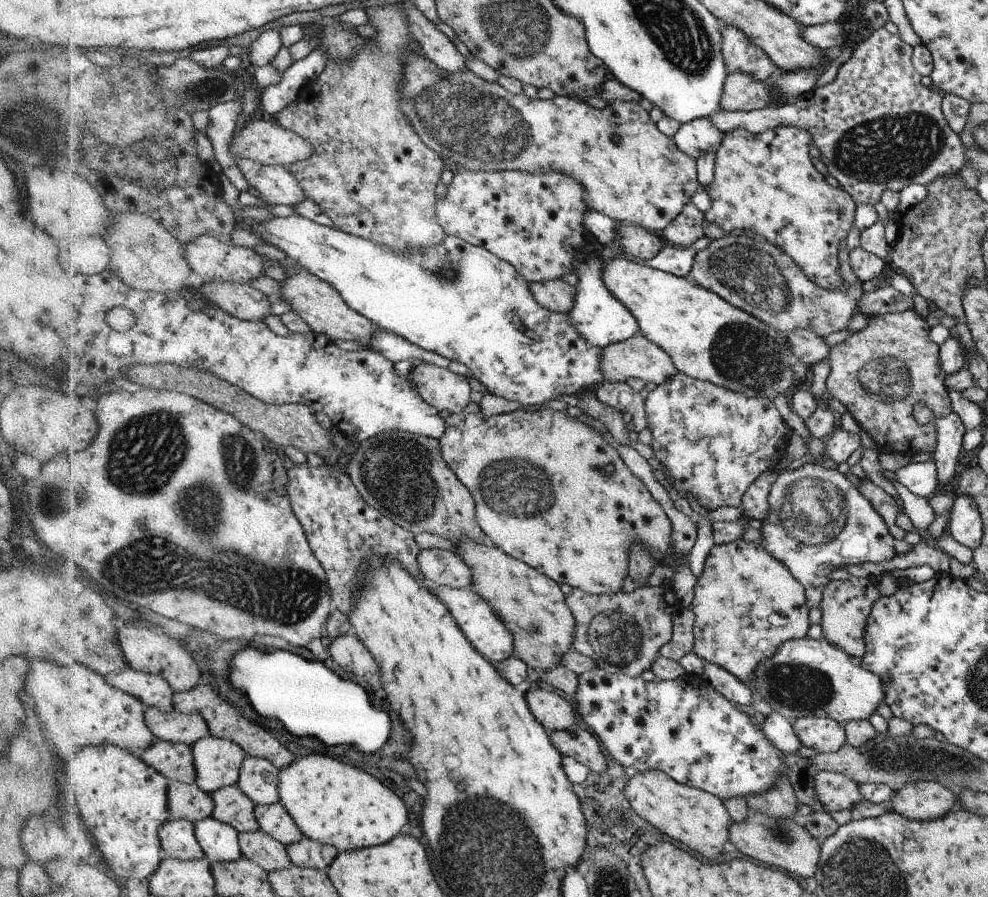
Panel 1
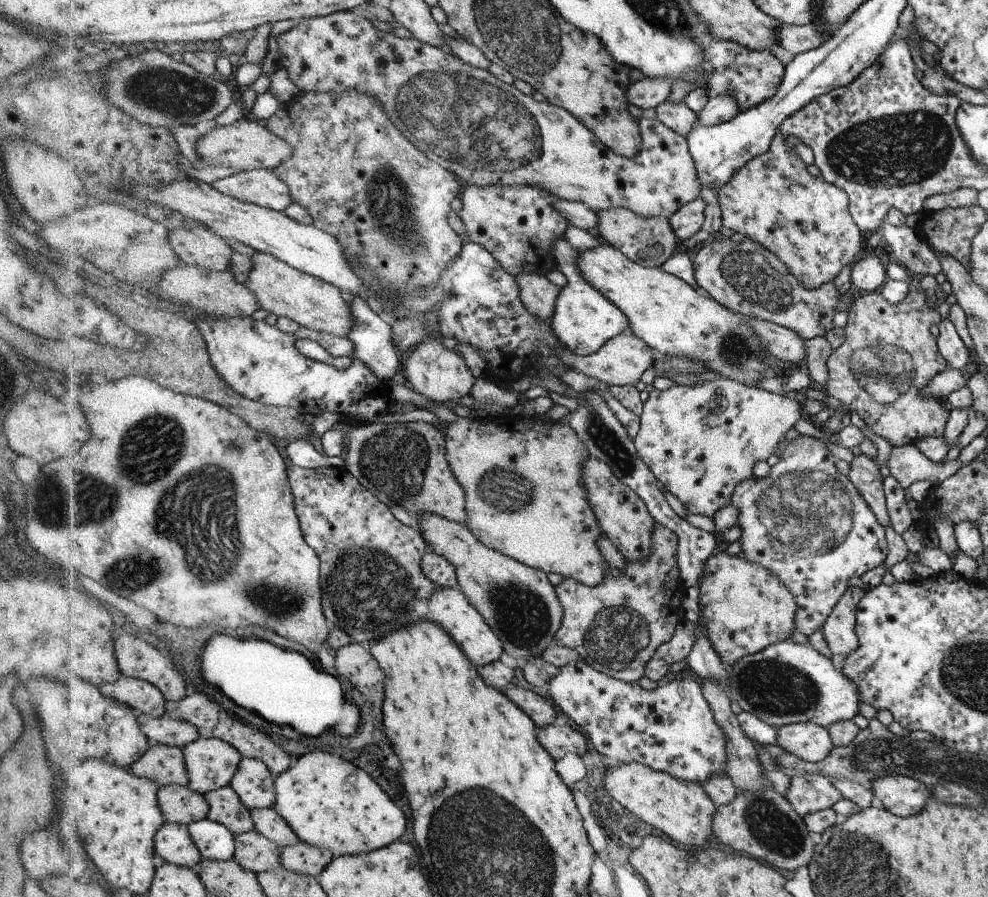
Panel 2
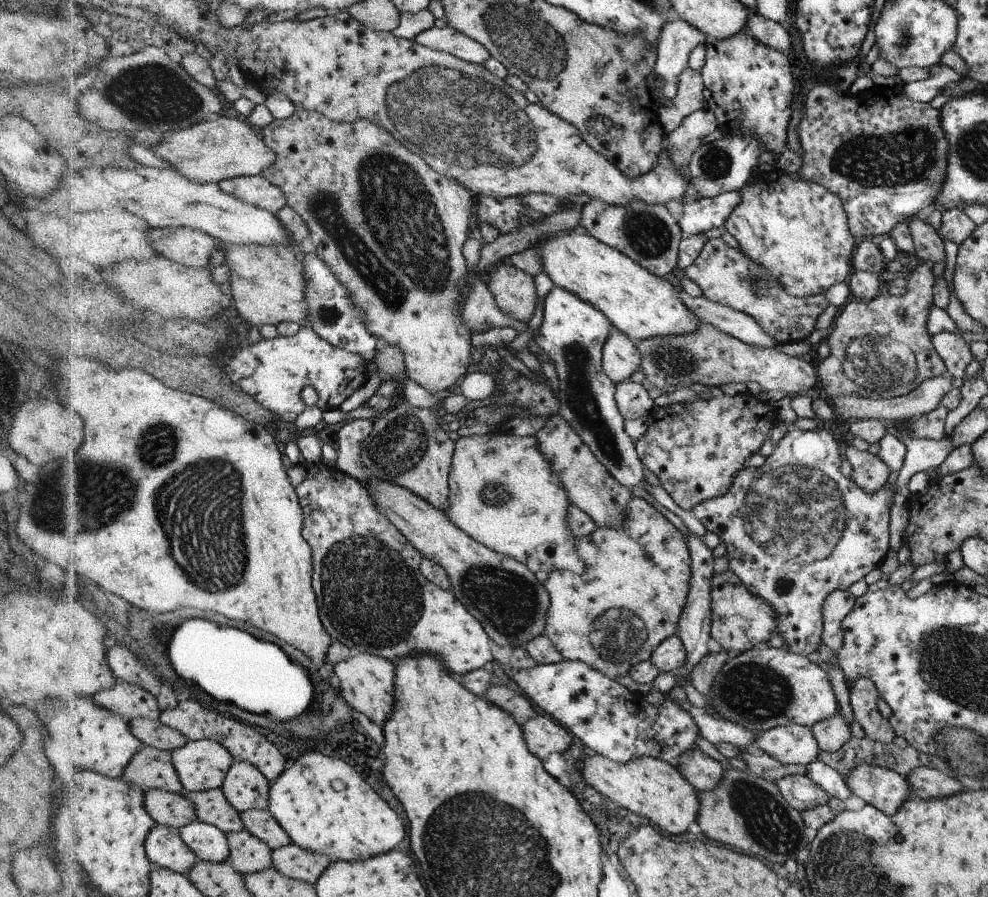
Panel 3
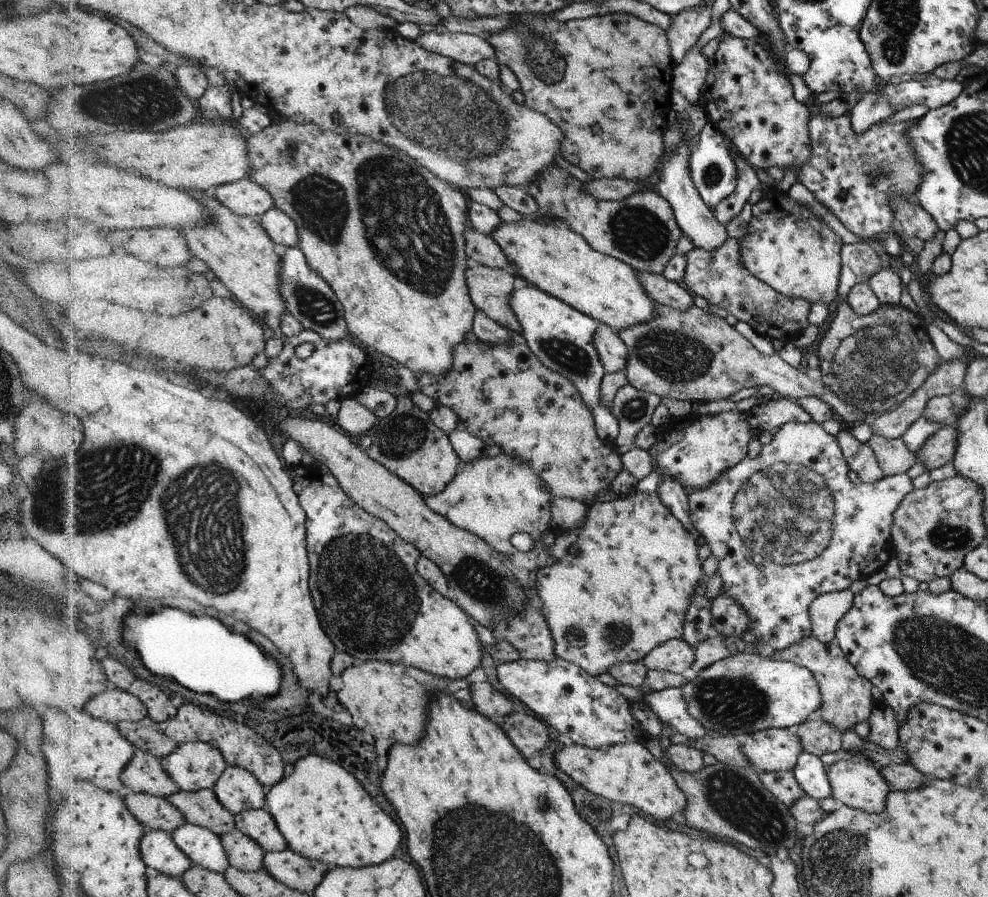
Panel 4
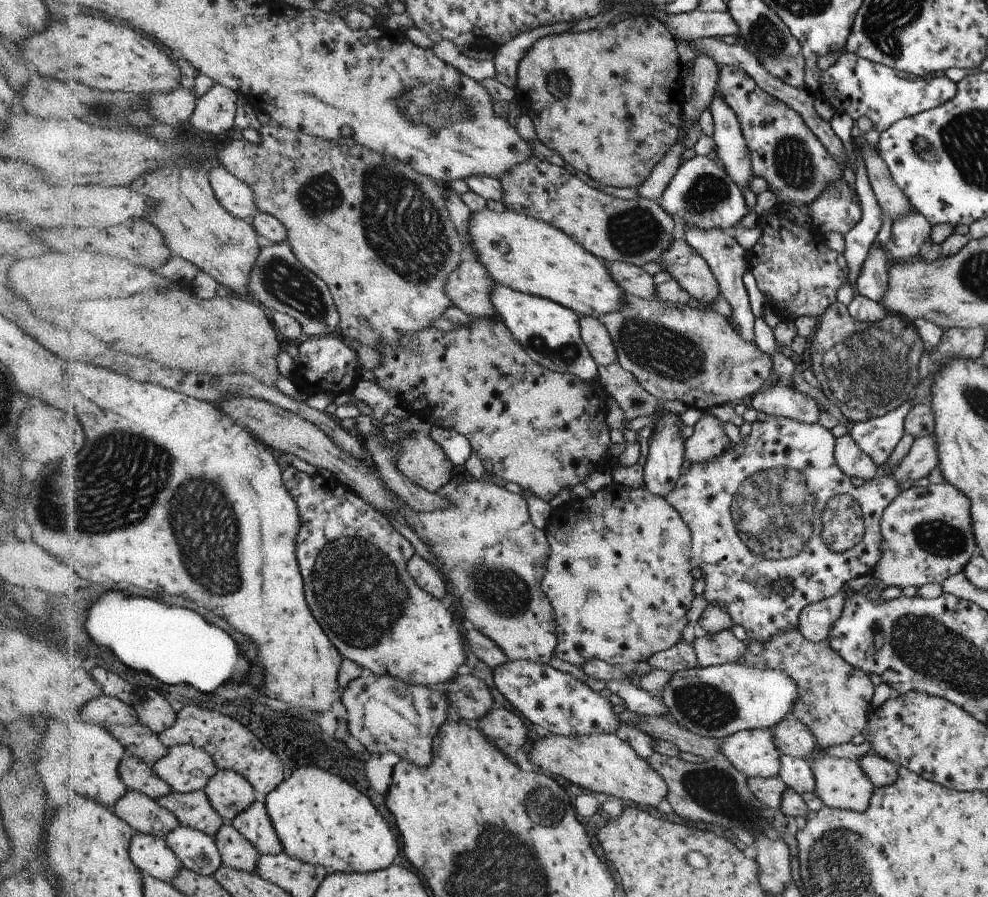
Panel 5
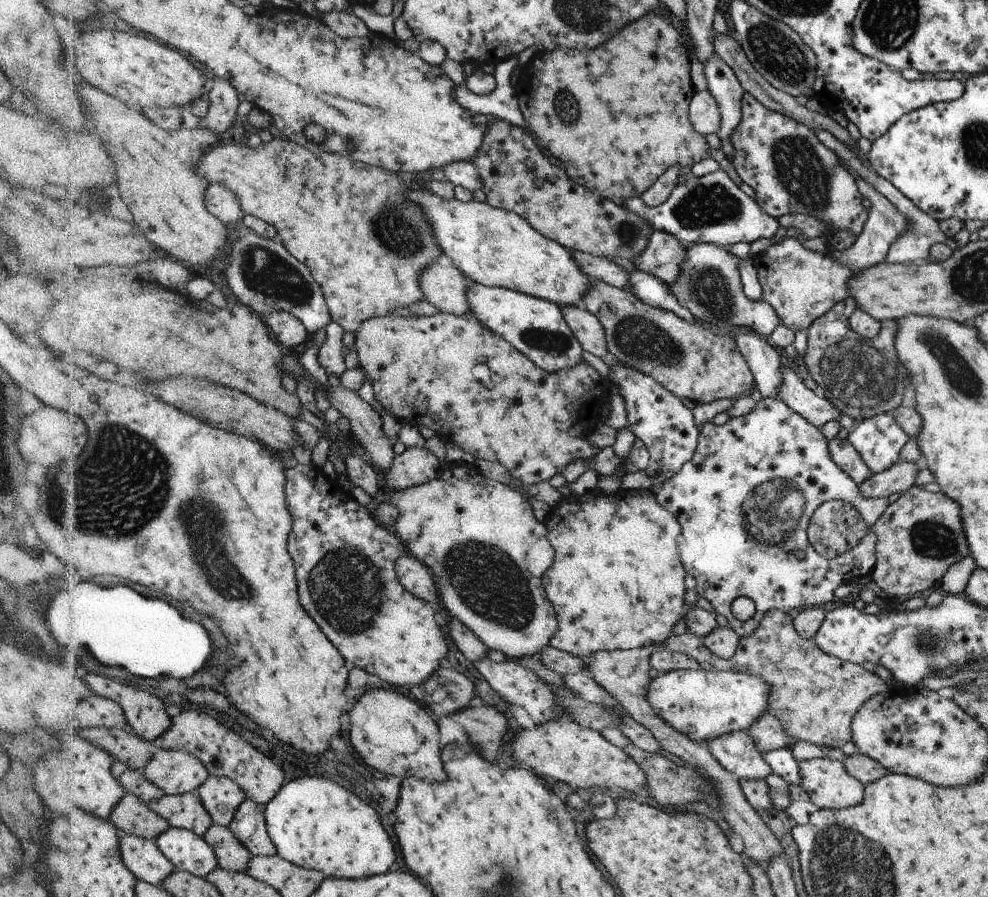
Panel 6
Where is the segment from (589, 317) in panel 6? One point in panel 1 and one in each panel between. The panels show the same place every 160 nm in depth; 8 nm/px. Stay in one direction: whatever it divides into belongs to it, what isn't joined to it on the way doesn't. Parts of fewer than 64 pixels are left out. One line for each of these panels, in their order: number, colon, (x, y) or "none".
1: (636, 357)
2: (623, 359)
3: (621, 358)
4: (614, 354)
5: (596, 335)

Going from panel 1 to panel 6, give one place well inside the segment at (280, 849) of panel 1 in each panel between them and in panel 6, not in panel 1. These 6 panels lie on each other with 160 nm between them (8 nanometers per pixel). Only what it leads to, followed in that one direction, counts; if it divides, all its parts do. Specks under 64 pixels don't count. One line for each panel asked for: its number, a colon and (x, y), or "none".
2: (255, 851)
3: (250, 854)
4: (245, 853)
5: (238, 852)
6: (233, 854)

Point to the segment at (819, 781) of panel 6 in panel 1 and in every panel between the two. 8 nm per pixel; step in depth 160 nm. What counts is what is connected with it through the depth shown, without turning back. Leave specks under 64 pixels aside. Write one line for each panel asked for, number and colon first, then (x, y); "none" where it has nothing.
1: (922, 800)
2: (903, 796)
3: (880, 787)
4: (859, 784)
5: (840, 783)

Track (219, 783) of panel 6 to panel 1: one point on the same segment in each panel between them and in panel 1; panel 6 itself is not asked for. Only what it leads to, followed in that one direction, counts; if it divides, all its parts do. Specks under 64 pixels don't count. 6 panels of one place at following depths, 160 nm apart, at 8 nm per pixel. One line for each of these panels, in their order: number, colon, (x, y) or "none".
1: (260, 778)
2: (255, 781)
3: (247, 787)
4: (239, 790)
5: (231, 793)

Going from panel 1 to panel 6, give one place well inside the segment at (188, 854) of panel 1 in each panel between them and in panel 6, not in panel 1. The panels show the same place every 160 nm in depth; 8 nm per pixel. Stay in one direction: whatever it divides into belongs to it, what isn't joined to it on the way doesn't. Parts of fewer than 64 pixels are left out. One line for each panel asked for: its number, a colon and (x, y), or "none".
2: (174, 843)
3: (166, 847)
4: (162, 854)
5: (154, 855)
6: (143, 856)

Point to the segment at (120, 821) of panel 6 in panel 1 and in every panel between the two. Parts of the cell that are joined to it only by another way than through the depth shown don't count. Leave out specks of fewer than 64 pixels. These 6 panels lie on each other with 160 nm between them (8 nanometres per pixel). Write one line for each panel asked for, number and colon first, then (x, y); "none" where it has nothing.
1: (187, 801)
2: (180, 804)
3: (170, 809)
4: (157, 813)
5: (147, 815)

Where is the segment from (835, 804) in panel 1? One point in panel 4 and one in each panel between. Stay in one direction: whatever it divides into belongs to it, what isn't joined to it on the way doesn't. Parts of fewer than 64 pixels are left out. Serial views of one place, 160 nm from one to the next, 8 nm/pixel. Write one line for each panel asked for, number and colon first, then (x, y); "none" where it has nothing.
2: (809, 793)
3: (802, 794)
4: (783, 785)

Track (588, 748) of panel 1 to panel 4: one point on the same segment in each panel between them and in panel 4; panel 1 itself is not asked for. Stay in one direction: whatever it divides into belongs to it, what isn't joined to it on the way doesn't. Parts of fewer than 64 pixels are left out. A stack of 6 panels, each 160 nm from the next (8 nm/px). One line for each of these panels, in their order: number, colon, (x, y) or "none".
2: (559, 740)
3: (545, 737)
4: (531, 735)

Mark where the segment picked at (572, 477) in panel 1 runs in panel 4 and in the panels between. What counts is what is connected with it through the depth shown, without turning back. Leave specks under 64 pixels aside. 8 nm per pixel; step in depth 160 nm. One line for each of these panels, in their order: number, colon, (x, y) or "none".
2: (521, 474)
3: (504, 493)
4: (497, 496)

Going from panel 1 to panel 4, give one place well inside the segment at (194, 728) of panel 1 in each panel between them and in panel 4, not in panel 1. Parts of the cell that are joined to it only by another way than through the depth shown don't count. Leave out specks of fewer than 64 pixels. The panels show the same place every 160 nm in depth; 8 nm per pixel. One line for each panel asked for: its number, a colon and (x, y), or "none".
2: (166, 730)
3: (153, 733)
4: (148, 734)

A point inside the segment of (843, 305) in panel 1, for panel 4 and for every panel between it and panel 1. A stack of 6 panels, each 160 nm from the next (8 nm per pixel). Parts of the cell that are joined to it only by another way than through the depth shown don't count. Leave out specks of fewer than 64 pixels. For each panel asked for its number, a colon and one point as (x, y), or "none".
2: (748, 279)
3: (726, 275)
4: (719, 276)

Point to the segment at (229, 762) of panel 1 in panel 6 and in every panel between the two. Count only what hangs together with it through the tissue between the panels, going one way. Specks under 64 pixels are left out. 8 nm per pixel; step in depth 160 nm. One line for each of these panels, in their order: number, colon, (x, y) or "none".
2: (213, 763)
3: (204, 765)
4: (196, 766)
5: (187, 768)
6: (179, 772)

